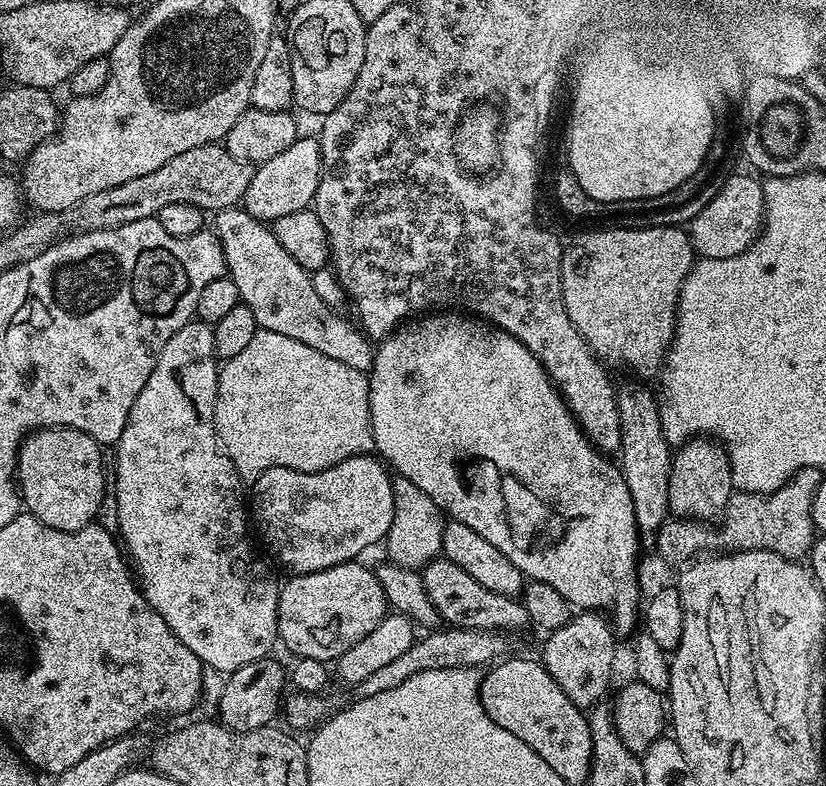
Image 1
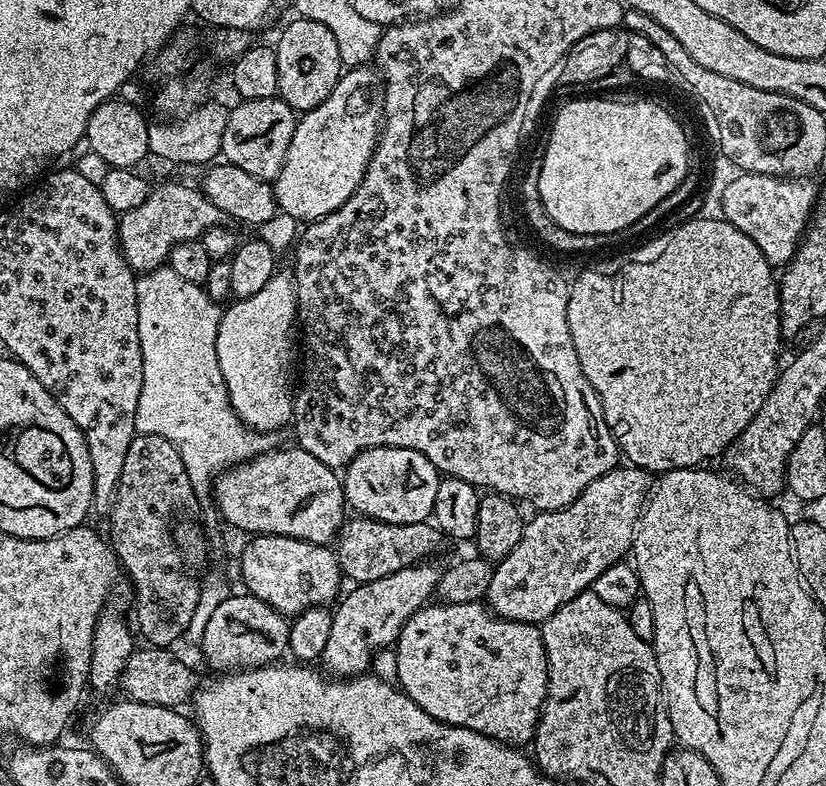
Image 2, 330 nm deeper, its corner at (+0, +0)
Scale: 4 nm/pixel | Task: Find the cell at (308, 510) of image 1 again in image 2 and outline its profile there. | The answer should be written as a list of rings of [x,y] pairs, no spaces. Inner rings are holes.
[[[362,450],[343,469],[344,499],[353,513],[387,524],[423,524],[432,516],[442,476],[418,450]]]

